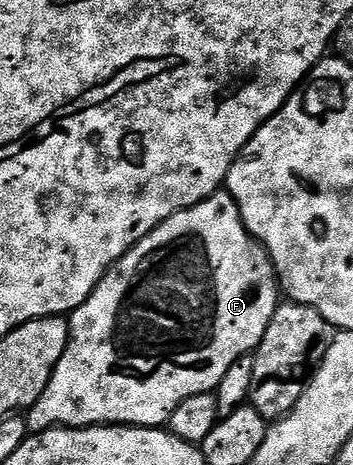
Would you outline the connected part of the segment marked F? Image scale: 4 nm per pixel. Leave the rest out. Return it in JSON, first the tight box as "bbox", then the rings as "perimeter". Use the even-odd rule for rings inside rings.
{"bbox":[27,189,279,432],"perimeter":[[[222,189],[209,199],[204,199],[202,203],[197,203],[193,207],[183,209],[179,213],[175,213],[167,221],[163,221],[151,233],[147,233],[147,237],[143,237],[138,243],[131,248],[122,259],[113,264],[108,271],[105,272],[103,278],[99,281],[99,285],[89,294],[89,300],[83,305],[79,305],[68,316],[69,321],[69,344],[63,353],[63,357],[59,357],[59,365],[55,365],[55,373],[51,373],[51,381],[47,381],[47,389],[43,389],[43,397],[39,397],[39,401],[35,401],[33,407],[27,411],[27,427],[30,432],[49,431],[52,427],[159,427],[164,428],[169,422],[171,413],[175,413],[175,409],[179,409],[179,405],[183,405],[183,401],[187,401],[187,397],[199,397],[199,393],[207,393],[208,391],[216,392],[219,381],[223,381],[223,377],[227,377],[227,369],[231,369],[231,365],[235,365],[235,361],[239,361],[244,357],[257,350],[257,346],[263,341],[263,333],[267,333],[267,325],[271,325],[271,317],[275,313],[275,309],[279,306],[279,284],[277,281],[277,273],[273,269],[273,262],[269,259],[264,247],[250,235],[249,230],[245,228],[245,222],[241,220],[241,214],[235,202],[229,195],[228,190]]]}

